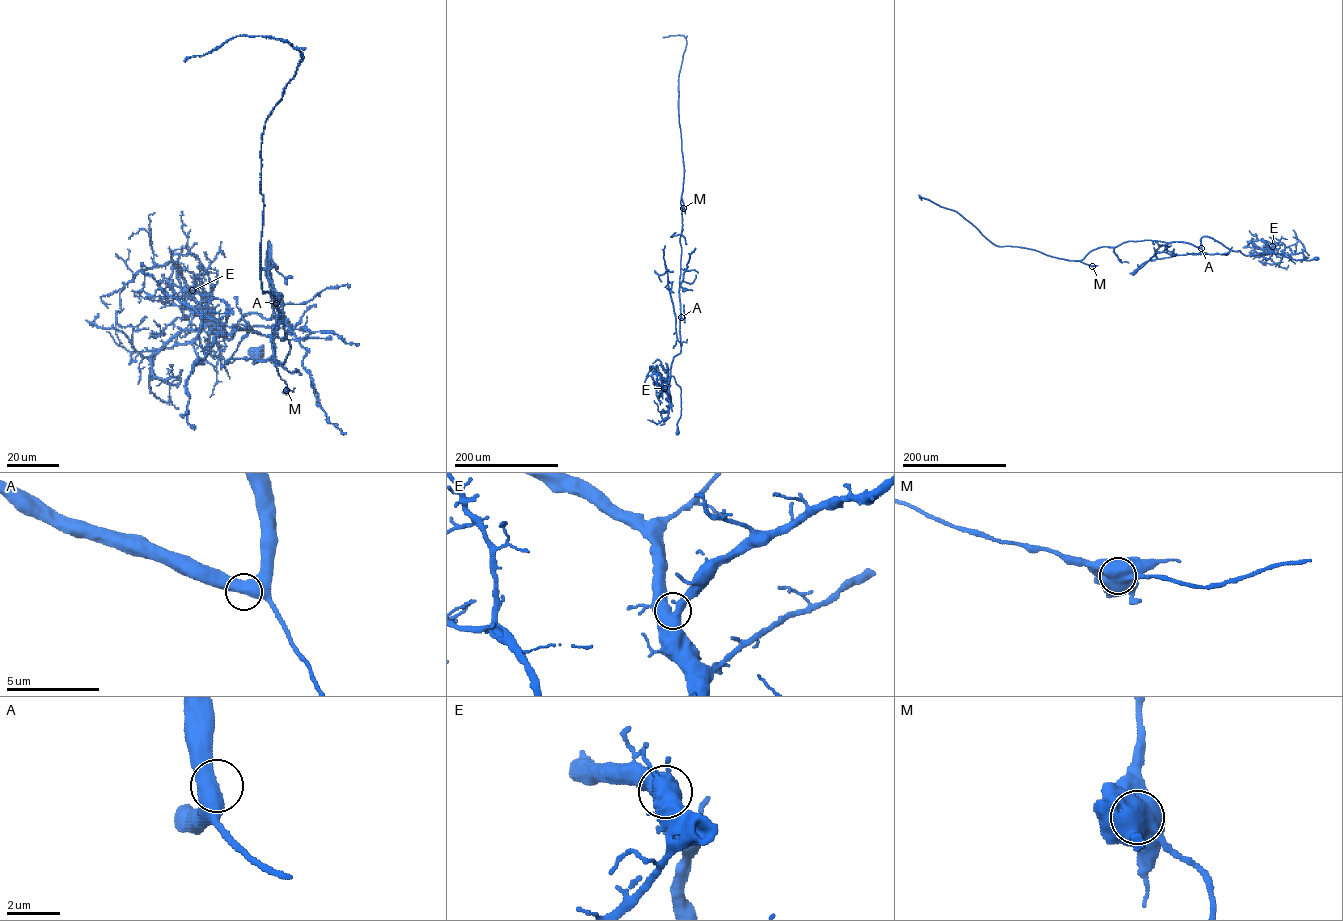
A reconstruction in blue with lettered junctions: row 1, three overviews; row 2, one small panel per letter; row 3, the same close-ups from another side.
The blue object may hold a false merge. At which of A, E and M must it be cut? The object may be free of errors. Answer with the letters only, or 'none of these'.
M

